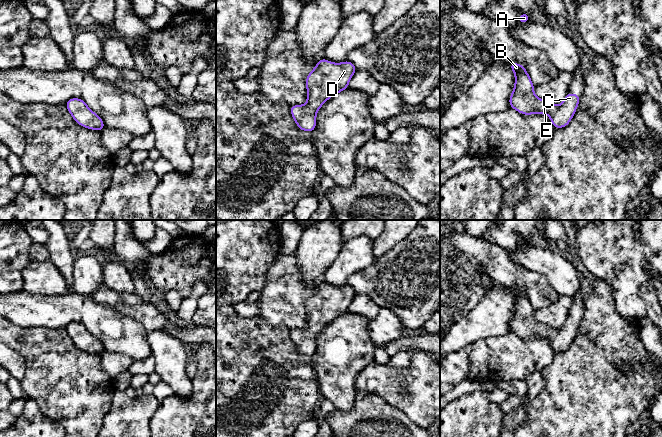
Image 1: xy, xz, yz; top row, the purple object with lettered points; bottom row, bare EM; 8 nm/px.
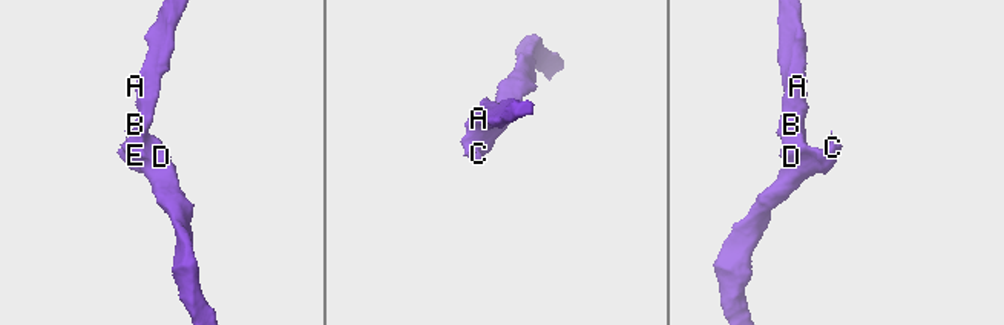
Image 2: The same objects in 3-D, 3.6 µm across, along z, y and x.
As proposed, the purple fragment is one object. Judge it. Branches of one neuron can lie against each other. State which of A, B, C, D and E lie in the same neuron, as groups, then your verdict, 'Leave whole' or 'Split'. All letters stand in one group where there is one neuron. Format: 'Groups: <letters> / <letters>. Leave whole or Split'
Groups: A B C D E. Leave whole

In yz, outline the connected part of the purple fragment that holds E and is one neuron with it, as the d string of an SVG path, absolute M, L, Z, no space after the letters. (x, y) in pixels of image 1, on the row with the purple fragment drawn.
M519 63L508 64L515 74L514 90L509 98L510 108L523 115L547 114L555 129L566 127L575 115L581 95L567 93L564 101L555 106L534 94L534 85L525 67Z

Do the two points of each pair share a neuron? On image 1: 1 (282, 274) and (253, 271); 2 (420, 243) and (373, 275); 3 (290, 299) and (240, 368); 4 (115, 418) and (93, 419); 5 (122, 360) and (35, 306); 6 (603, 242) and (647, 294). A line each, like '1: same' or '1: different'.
1: different
2: same
3: different
4: different
5: different
6: different

